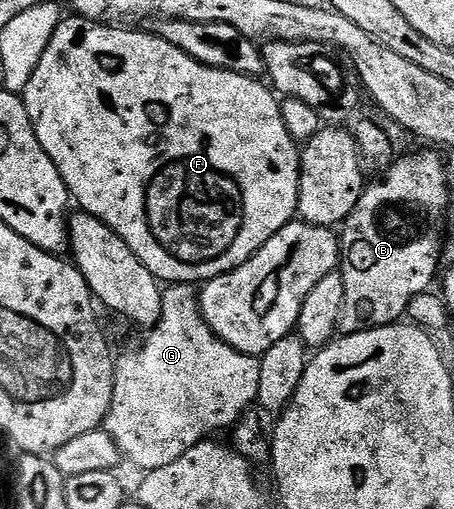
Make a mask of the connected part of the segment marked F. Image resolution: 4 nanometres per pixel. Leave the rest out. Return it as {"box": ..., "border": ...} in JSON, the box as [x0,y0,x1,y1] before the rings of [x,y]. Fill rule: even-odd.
{"box":[21,17,301,285],"border":[[[78,17],[64,18],[63,22],[57,25],[57,29],[53,33],[53,41],[49,41],[49,49],[45,49],[45,53],[33,73],[33,77],[29,77],[29,85],[21,93],[21,98],[25,109],[29,113],[29,121],[33,121],[33,129],[37,133],[37,141],[41,141],[41,149],[45,149],[45,153],[49,153],[53,165],[57,165],[57,173],[61,173],[61,177],[67,186],[67,192],[71,195],[72,200],[76,204],[80,203],[83,206],[80,208],[86,214],[97,217],[102,223],[109,225],[109,229],[113,229],[113,233],[117,233],[117,237],[121,237],[121,241],[125,241],[125,245],[129,245],[129,249],[133,249],[133,253],[139,258],[141,265],[145,265],[145,269],[149,269],[149,273],[153,273],[160,284],[189,283],[202,285],[208,279],[215,279],[219,275],[229,274],[233,268],[239,267],[246,259],[252,259],[265,245],[265,241],[269,241],[269,237],[276,235],[286,223],[290,223],[296,218],[299,210],[301,147],[300,144],[295,142],[294,137],[289,133],[289,129],[285,129],[285,117],[281,117],[281,109],[279,108],[280,100],[277,98],[276,92],[266,82],[260,81],[253,75],[242,75],[241,73],[233,73],[225,69],[213,69],[209,65],[201,65],[201,61],[189,57],[189,53],[181,53],[181,49],[177,49],[177,45],[169,45],[169,41],[165,41],[159,35],[152,35],[146,30],[143,30],[144,32],[139,30],[143,29],[128,29],[123,25],[94,23],[88,19],[80,19]]]}

